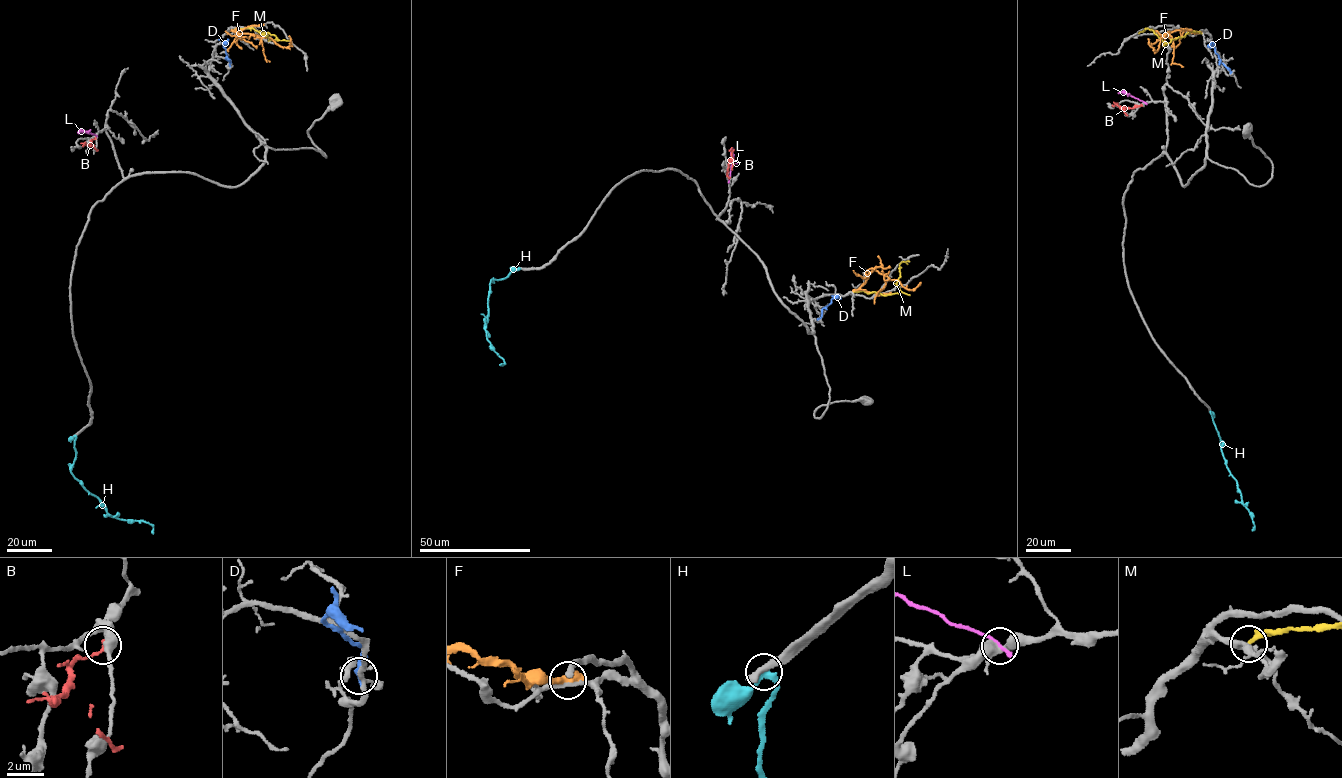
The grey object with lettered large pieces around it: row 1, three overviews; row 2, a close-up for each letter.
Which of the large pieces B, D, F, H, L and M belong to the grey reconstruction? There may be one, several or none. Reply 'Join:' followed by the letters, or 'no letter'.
Join: no letter

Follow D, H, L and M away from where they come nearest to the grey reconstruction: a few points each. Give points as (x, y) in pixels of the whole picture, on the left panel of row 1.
D: (230, 65), (223, 45), (228, 39)
H: (75, 436), (73, 476), (97, 498), (108, 515), (148, 522), (153, 527), (153, 533)
L: (95, 135), (83, 131), (78, 133)
M: (233, 31), (252, 28), (275, 35), (277, 39), (269, 40), (266, 35), (258, 32), (266, 36)

